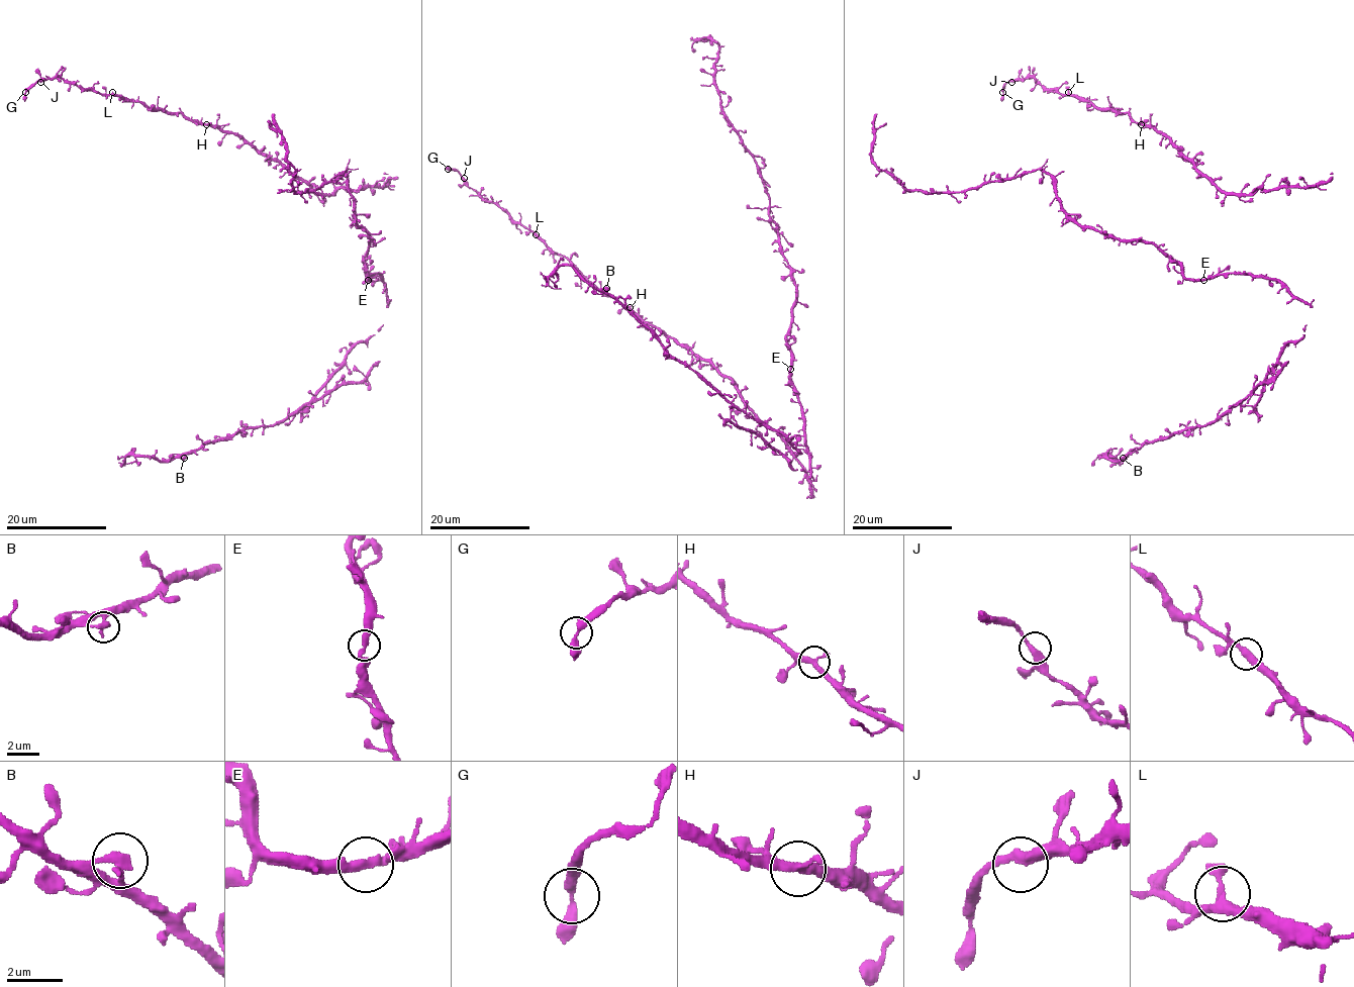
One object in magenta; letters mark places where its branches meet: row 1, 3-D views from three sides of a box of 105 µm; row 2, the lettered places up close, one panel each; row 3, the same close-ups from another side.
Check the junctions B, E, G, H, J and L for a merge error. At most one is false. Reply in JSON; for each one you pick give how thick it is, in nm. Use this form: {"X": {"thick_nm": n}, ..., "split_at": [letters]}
{"split_at": []}

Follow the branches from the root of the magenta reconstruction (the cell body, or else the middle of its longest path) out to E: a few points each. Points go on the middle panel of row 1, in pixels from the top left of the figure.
E: (800, 401), (790, 369)

